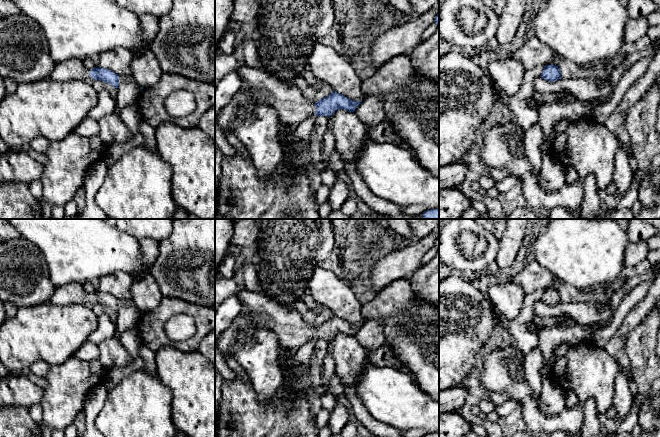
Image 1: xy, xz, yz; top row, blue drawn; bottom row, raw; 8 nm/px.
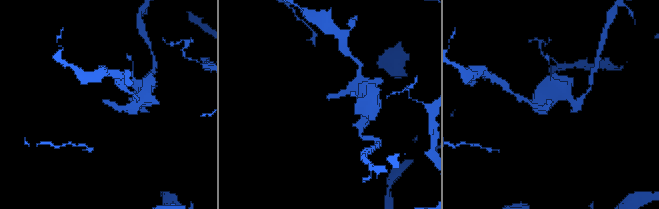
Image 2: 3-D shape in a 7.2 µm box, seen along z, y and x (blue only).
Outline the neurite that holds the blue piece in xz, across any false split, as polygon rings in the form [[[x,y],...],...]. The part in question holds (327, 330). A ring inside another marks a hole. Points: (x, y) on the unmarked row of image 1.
[[[246,290],[237,294],[242,305],[239,315],[250,314],[261,327],[272,331],[278,338],[282,348],[294,351],[315,338],[331,340],[338,333],[354,336],[362,325],[352,325],[337,316],[327,321],[310,326],[306,324],[294,306],[285,306],[260,293]]]

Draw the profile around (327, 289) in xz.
[[[317,265],[306,284],[314,300],[330,309],[334,316],[352,325],[363,325],[367,321],[361,313],[362,303],[349,284],[333,272]]]

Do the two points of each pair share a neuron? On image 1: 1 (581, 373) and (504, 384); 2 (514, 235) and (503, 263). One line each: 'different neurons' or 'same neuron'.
1: different neurons
2: same neuron

